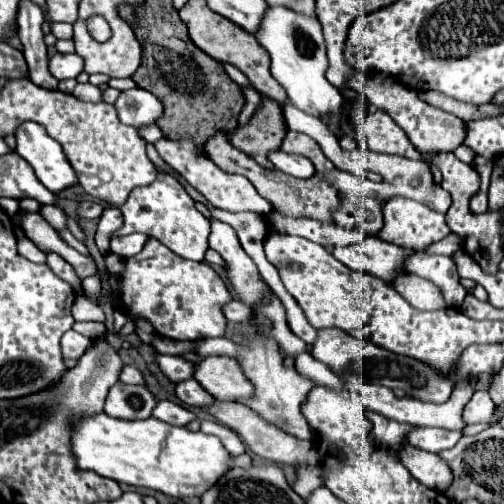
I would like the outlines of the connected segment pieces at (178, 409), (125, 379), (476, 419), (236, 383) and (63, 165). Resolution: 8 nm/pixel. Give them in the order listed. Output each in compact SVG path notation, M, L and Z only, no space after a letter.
M158 401L158 405L154 407L152 417L160 419L160 421L166 421L170 425L178 425L178 427L184 427L186 423L196 419L196 415L190 409L178 405L178 403L172 403L172 401Z
M126 365L126 367L122 369L120 381L122 381L122 383L128 383L128 385L146 385L144 375L142 375L136 367L132 367L132 365Z
M474 391L474 397L464 407L464 421L466 423L492 423L496 413L496 405L486 391Z
M206 357L196 365L196 381L220 401L240 401L254 393L242 367L230 357Z
M24 121L14 137L16 153L32 165L38 181L42 181L46 189L58 193L78 181L62 147L46 133L46 129L42 129L42 125Z

